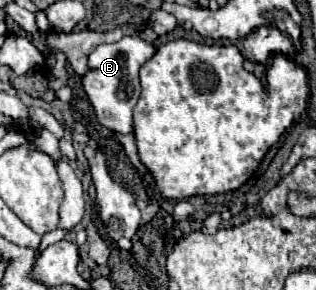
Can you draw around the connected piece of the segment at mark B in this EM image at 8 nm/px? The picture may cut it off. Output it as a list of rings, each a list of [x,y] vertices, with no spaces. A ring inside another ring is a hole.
[[[125,36],[119,42],[113,44],[101,44],[97,50],[89,56],[89,72],[83,76],[83,88],[95,108],[97,120],[101,126],[119,132],[129,134],[133,132],[133,120],[131,110],[137,104],[141,86],[139,86],[139,68],[155,54],[153,44],[137,38],[137,36]]]

